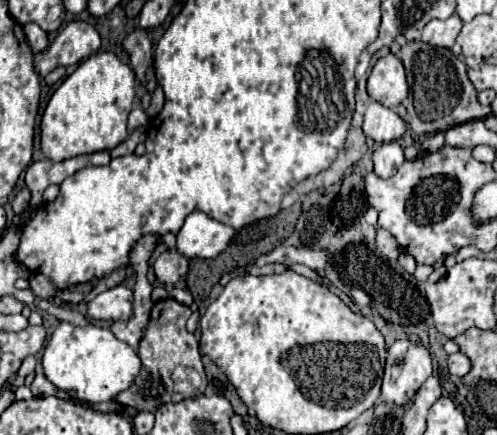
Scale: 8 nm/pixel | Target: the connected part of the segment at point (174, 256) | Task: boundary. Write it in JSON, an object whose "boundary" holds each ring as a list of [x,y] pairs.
{"boundary":[[[166,249],[154,261],[154,273],[160,283],[174,285],[178,279],[182,279],[188,273],[188,259],[174,249],[172,251]]]}

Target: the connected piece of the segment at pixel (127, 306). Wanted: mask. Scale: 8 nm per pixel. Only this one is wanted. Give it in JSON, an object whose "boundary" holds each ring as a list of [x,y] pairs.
{"boundary":[[[116,285],[88,303],[88,315],[94,321],[118,321],[132,317],[132,291],[128,287]]]}

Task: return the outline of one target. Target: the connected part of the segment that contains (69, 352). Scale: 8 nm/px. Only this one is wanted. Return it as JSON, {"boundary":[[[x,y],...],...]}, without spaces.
{"boundary":[[[62,321],[44,349],[42,367],[46,379],[58,389],[74,393],[78,399],[90,403],[102,403],[114,399],[120,391],[128,389],[134,383],[136,375],[140,373],[140,359],[128,343],[118,341],[106,327],[76,327]]]}

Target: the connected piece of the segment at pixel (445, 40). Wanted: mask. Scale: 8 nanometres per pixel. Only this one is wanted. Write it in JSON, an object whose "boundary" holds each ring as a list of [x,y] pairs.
{"boundary":[[[452,15],[448,19],[432,19],[422,29],[422,41],[432,47],[446,47],[450,49],[456,43],[456,37],[462,29],[462,21],[458,15]]]}

